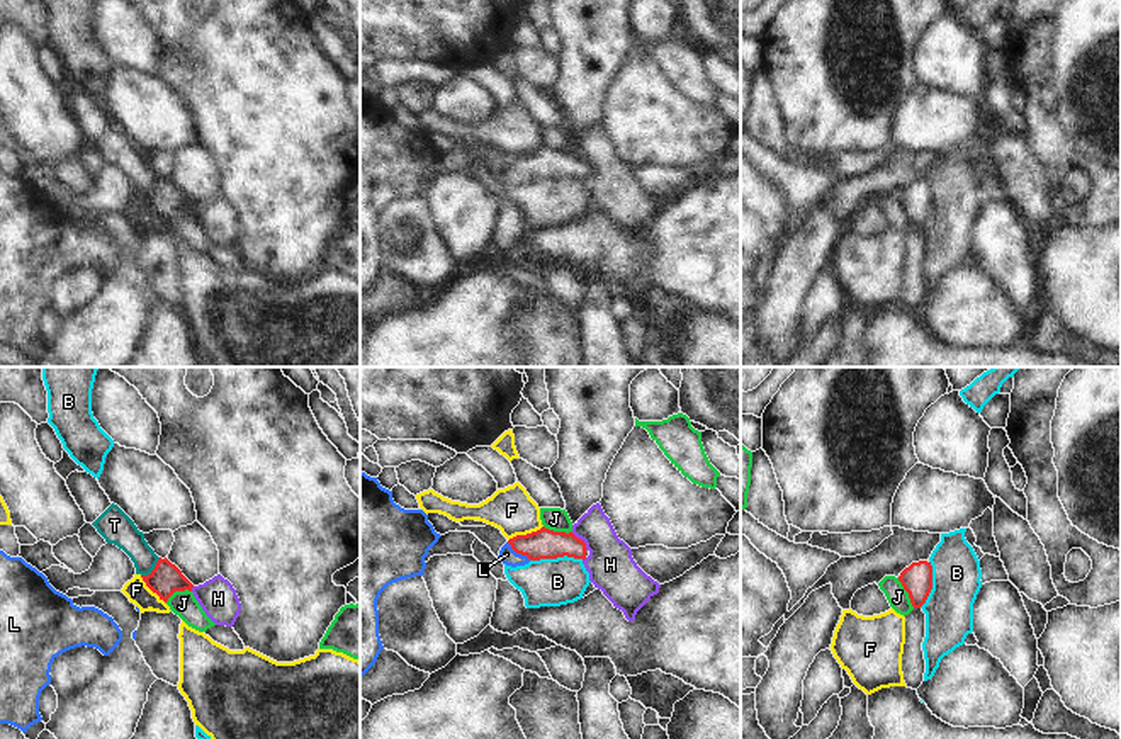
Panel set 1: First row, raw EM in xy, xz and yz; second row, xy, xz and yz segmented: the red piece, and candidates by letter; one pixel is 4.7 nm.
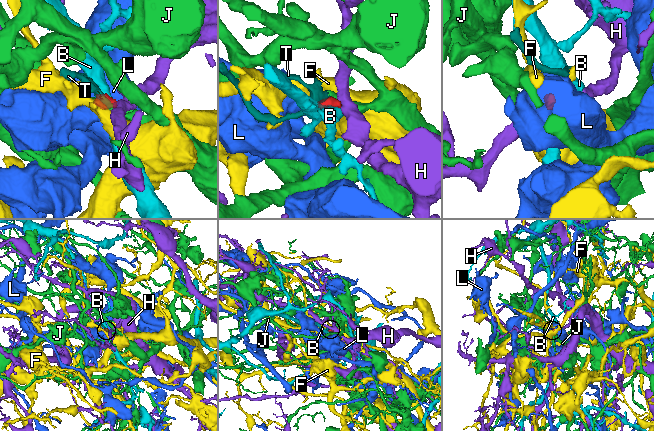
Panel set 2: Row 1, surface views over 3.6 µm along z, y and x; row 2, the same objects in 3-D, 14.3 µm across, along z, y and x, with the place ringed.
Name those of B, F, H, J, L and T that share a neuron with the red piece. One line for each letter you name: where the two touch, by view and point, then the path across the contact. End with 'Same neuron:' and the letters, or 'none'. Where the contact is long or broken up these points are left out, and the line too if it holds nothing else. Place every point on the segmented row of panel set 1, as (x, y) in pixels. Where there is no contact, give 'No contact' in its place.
L: Touches red at xz (518, 552). Path across: xz (544, 544), (518, 552), (506, 554)
Same neuron: L

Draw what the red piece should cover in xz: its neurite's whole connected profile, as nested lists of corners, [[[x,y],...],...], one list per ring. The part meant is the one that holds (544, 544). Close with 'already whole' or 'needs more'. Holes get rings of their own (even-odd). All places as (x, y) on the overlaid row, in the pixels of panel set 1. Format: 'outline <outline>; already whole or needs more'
outline [[[542,527],[527,535],[510,539],[499,550],[498,559],[511,567],[525,566],[530,561],[557,559],[557,557],[586,559],[589,550],[584,540],[572,532],[554,532]]]; needs more

